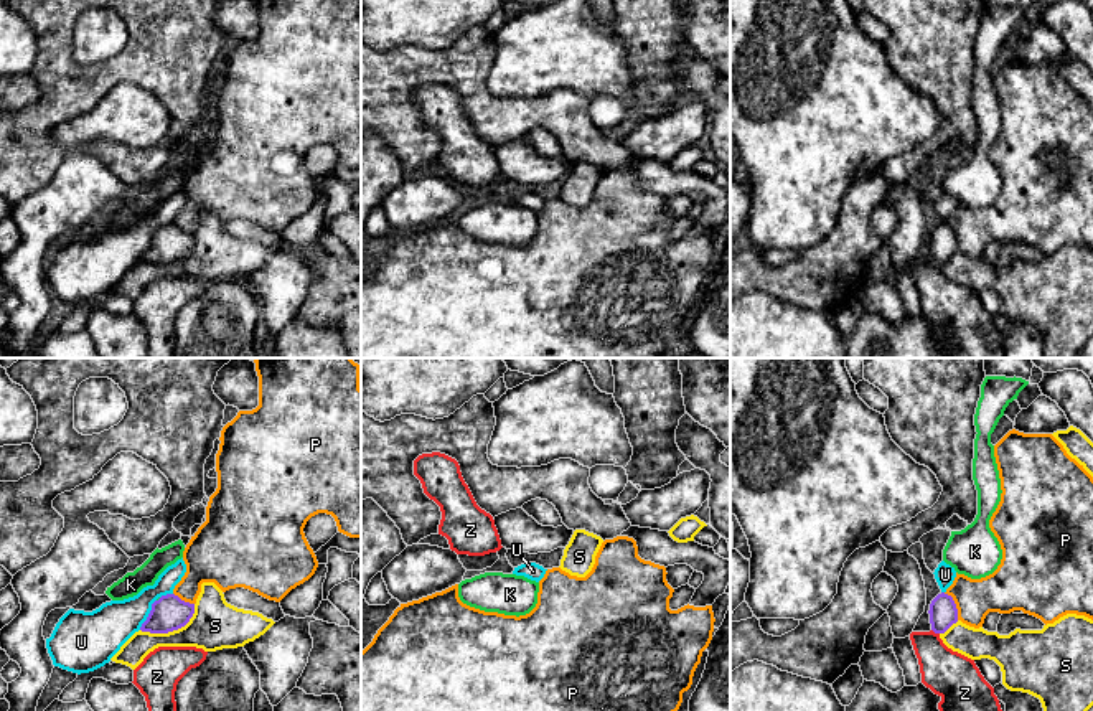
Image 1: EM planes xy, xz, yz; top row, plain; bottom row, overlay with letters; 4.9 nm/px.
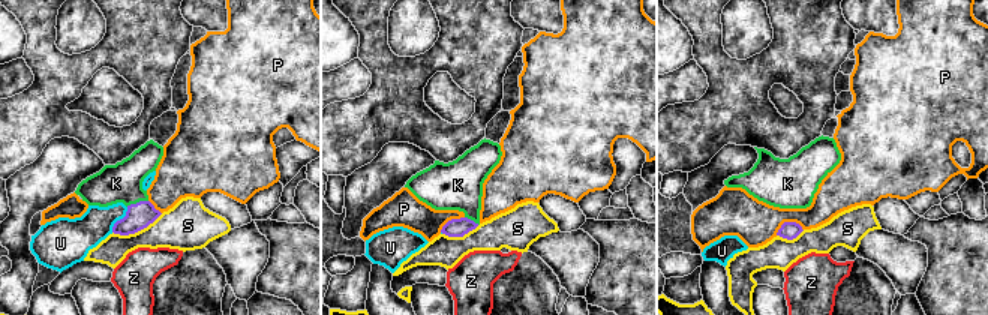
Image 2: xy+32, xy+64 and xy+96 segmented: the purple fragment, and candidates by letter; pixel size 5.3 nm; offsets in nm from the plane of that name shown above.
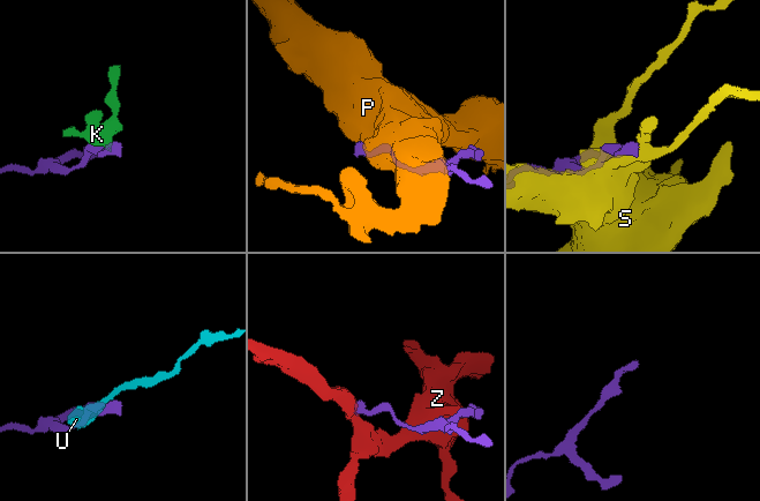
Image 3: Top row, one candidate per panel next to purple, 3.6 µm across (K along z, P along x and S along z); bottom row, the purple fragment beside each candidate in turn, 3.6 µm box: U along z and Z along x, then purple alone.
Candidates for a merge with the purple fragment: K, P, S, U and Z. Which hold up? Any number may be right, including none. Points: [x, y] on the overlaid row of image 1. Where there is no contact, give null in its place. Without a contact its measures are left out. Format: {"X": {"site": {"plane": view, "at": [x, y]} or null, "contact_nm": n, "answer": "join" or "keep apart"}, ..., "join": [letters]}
{"K": {"site": {"plane": "xy", "at": [159, 599]}, "contact_nm": 30, "answer": "join"}, "P": {"site": {"plane": "yz", "at": [955, 604]}, "contact_nm": 150, "answer": "keep apart"}, "S": {"site": {"plane": "xy", "at": [172, 630]}, "contact_nm": 300, "answer": "keep apart"}, "U": {"site": {"plane": "xy", "at": [149, 614]}, "contact_nm": 170, "answer": "keep apart"}, "Z": {"site": {"plane": "yz", "at": [935, 632]}, "contact_nm": 50, "answer": "keep apart"}, "join": ["K"]}

